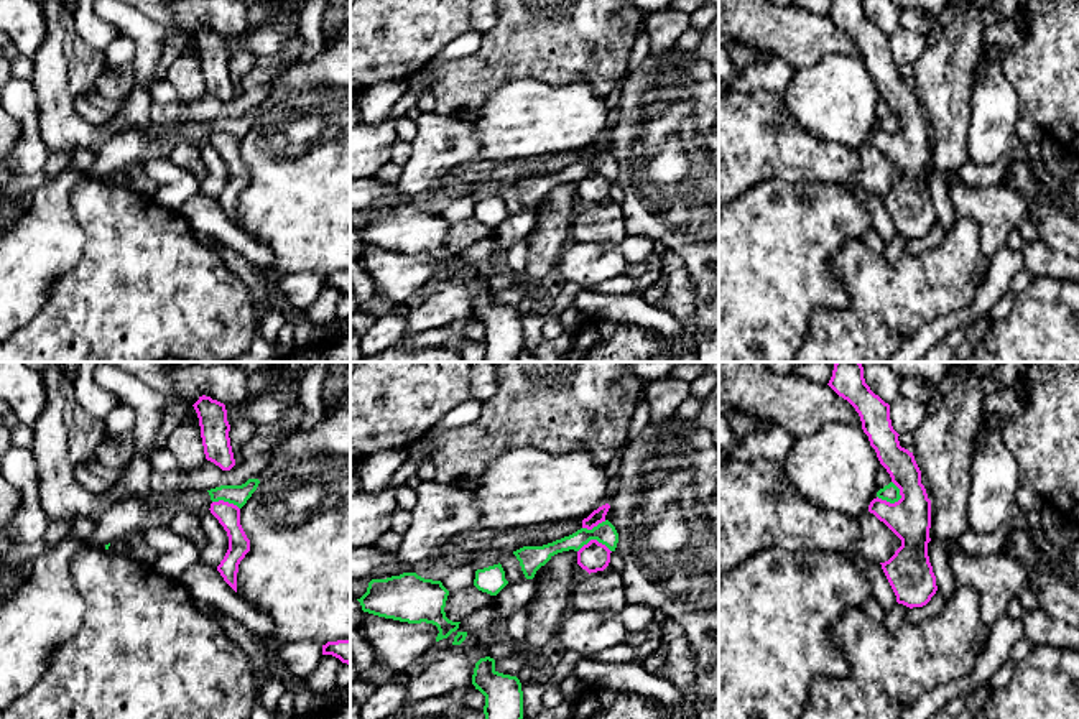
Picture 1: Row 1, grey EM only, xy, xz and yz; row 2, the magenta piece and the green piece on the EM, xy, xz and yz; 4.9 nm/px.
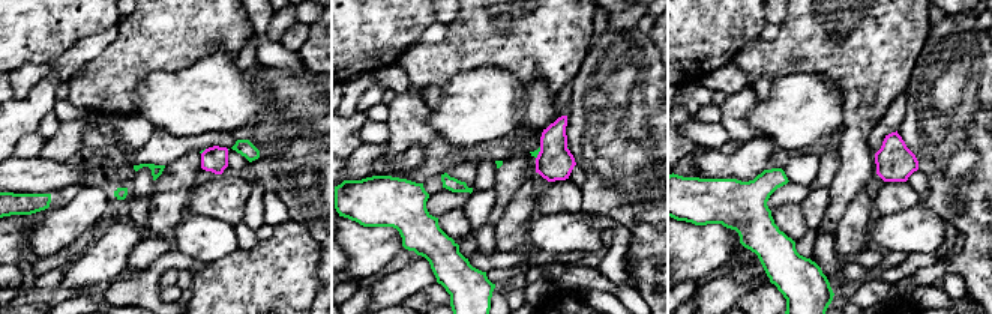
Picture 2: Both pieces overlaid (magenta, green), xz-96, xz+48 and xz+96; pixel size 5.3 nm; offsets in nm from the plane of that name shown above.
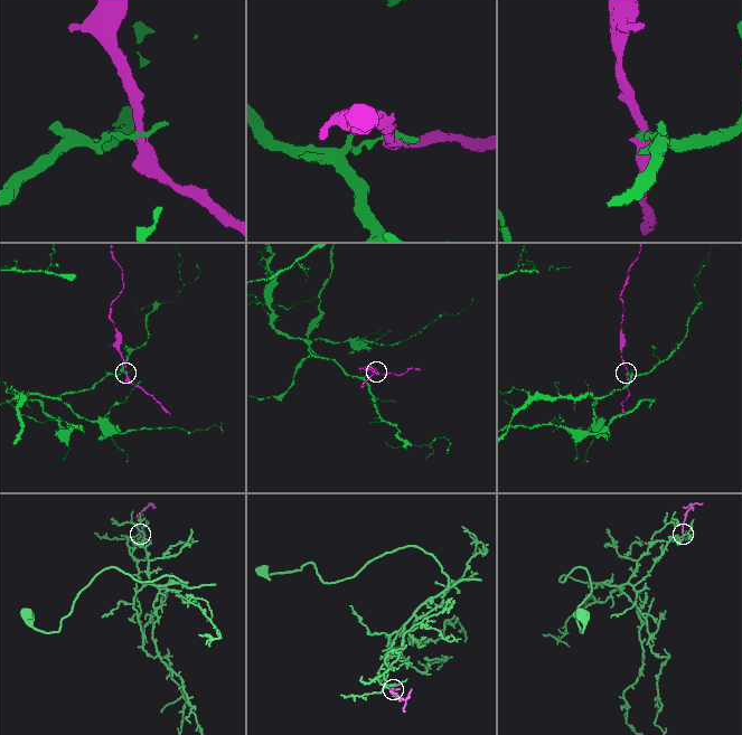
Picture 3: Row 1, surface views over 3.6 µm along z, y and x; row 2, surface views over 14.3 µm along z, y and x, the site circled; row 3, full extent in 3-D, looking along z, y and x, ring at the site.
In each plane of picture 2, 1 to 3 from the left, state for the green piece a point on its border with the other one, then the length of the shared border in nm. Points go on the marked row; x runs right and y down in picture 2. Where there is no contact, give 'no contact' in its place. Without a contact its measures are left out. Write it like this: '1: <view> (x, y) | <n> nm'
1: xz-96 (203, 152) | 40 nm
2: xz+48 (539, 153) | 70 nm
3: no contact

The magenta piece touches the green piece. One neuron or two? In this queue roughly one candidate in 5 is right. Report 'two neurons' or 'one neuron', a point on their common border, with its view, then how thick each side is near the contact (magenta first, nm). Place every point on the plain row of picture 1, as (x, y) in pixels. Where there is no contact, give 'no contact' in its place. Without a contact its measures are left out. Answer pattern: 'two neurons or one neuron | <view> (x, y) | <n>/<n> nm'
two neurons | yz (889, 134) | 200/90 nm

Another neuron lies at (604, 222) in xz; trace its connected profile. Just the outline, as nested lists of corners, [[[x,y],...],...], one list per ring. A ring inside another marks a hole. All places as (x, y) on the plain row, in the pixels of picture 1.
[[[597,202],[574,214],[571,240],[620,245],[627,237],[625,214],[620,204]]]

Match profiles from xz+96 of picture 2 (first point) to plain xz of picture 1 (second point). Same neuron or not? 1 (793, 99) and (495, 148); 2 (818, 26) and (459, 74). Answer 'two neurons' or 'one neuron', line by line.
1: one neuron
2: one neuron

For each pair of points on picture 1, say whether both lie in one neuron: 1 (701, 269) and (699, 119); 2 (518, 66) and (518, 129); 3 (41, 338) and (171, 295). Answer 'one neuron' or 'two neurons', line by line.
1: one neuron
2: two neurons
3: one neuron

